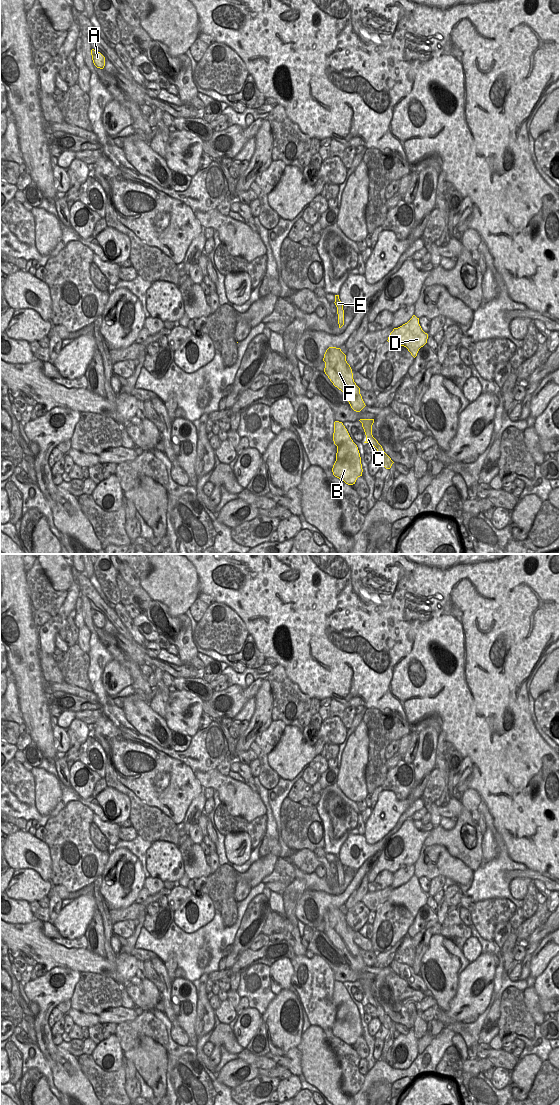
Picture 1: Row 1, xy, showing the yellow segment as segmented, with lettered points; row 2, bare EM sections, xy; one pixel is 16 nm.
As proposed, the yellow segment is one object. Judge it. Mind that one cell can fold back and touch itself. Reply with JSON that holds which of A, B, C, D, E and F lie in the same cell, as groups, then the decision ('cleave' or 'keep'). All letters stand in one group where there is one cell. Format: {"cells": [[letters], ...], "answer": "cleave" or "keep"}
{"cells": [["A", "B", "C", "D", "F"], ["E"]], "answer": "cleave"}

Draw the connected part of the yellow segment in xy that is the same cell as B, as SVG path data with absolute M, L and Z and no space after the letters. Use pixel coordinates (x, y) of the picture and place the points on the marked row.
M334 422L333 441L337 446L336 461L333 465L333 475L348 485L355 484L362 476L361 457L357 445L351 439L342 422Z

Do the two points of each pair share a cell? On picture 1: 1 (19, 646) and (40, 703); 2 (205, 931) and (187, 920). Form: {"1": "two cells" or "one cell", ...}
{"1": "one cell", "2": "two cells"}

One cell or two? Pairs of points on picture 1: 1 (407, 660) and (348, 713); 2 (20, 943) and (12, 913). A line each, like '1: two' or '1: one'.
1: two
2: two

